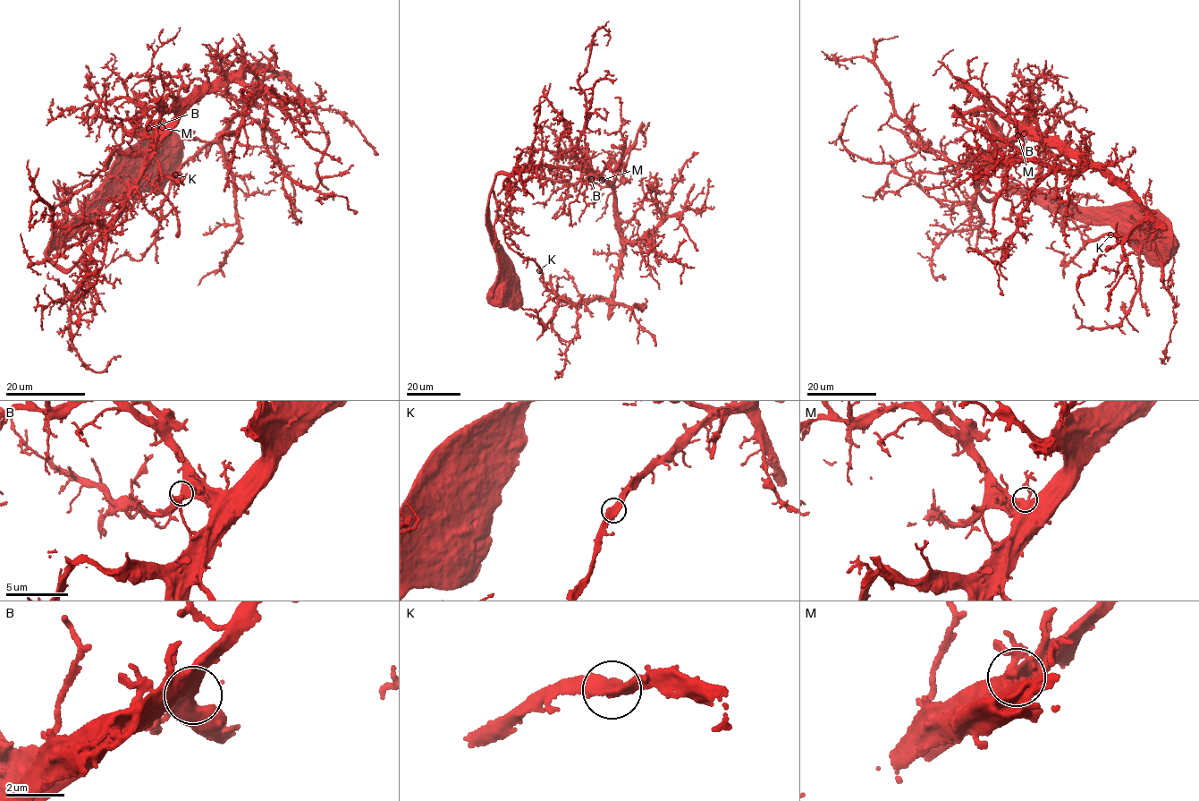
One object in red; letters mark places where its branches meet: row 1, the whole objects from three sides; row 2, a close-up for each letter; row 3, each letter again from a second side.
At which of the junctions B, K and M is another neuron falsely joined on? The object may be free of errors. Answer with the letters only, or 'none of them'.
none of them

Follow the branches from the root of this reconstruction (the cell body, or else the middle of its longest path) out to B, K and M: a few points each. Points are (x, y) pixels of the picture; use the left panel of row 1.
B: (145, 166), (129, 188), (74, 218), (54, 237), (47, 260), (68, 269), (101, 235), (158, 139), (148, 128)
K: (145, 166), (47, 260), (84, 256), (222, 78), (273, 72), (176, 174)
M: (145, 166), (129, 188), (74, 218), (54, 237), (47, 260), (68, 269), (84, 256), (134, 186), (162, 127)

